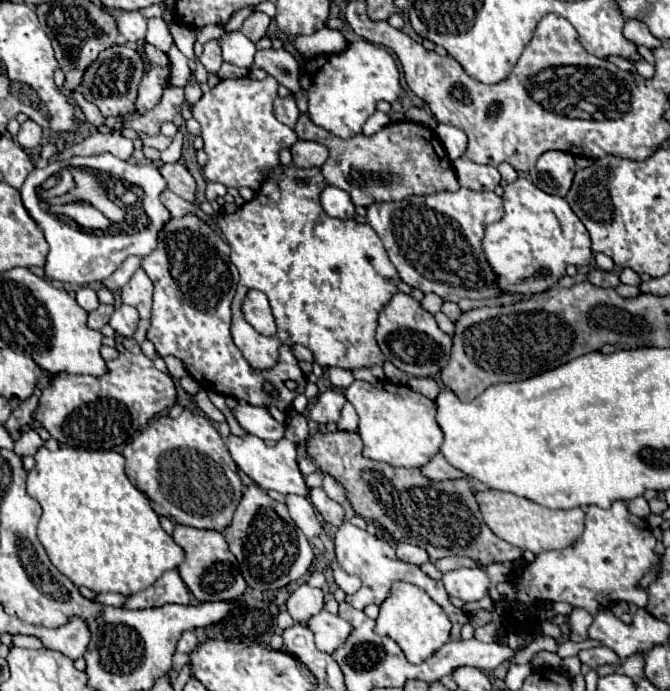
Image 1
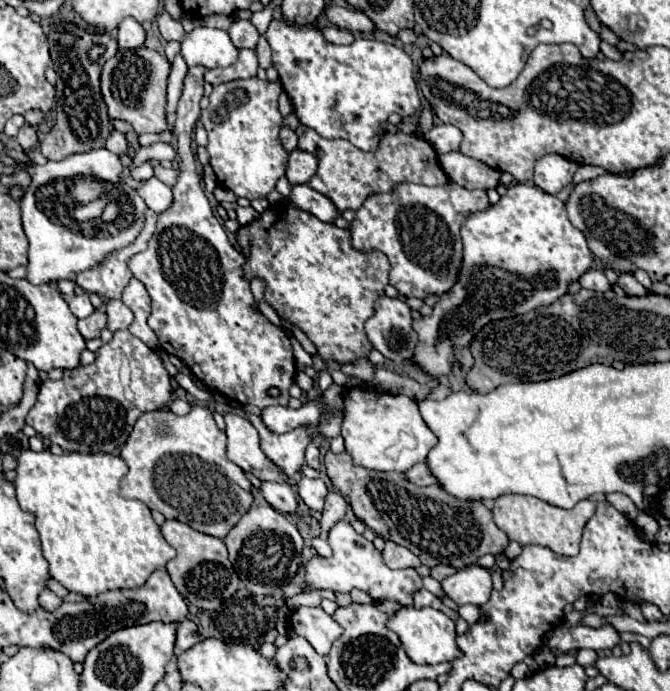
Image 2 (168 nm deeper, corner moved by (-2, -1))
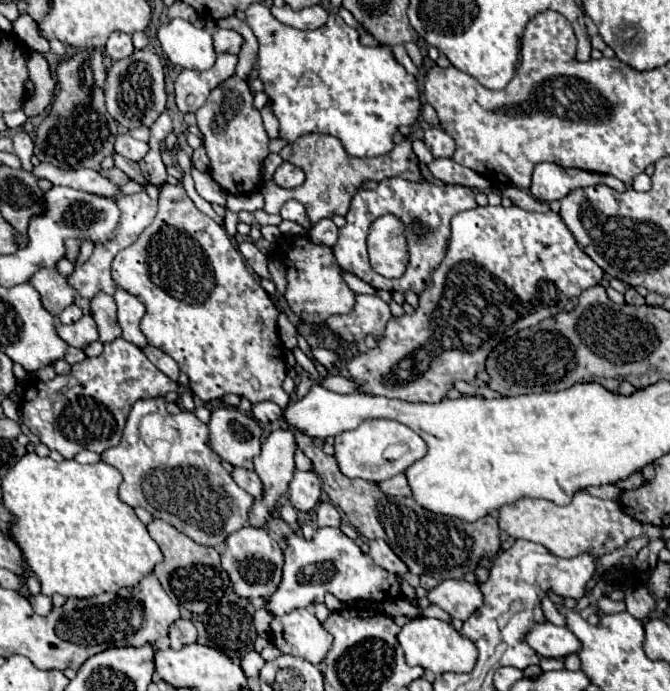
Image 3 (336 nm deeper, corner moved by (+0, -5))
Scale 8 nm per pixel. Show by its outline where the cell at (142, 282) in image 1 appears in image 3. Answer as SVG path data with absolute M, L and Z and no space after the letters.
M120 288L116 290L114 300L116 300L116 306L118 306L118 316L116 318L118 318L118 324L120 324L122 332L124 332L124 340L144 348L148 344L144 334L140 332L140 320L142 320L144 312L146 312L144 304L136 296L132 296L132 294L128 294L128 292L120 290Z

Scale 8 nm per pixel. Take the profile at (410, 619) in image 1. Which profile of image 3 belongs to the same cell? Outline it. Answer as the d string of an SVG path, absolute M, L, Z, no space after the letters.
M412 618L398 634L398 642L404 648L406 662L410 666L422 666L432 670L434 674L444 674L444 672L456 672L456 674L468 674L472 672L478 652L476 646L472 644L470 638L460 636L448 622L436 620L436 618Z

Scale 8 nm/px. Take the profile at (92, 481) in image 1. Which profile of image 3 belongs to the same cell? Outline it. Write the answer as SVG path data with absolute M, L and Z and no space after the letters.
M26 454L2 478L2 504L14 516L14 520L10 522L12 540L22 550L26 564L30 566L34 576L40 580L42 594L90 598L102 592L118 592L124 586L136 586L162 560L158 544L150 538L146 526L138 520L132 506L124 504L118 498L120 482L120 472L104 462L54 462L52 458L40 458L38 454Z

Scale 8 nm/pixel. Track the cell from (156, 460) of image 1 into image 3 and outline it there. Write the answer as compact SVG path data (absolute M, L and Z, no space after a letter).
M162 396L152 400L138 400L130 408L120 444L108 448L108 452L102 454L102 462L114 466L124 478L118 490L120 500L126 502L128 506L142 506L154 518L172 524L176 530L184 532L202 546L222 544L232 532L240 530L248 522L248 510L254 498L232 480L230 472L222 468L218 454L212 452L208 446L208 428L194 416L194 412L182 410L180 414L174 416L180 432L176 452L184 456L186 464L176 468L158 466L152 458L152 450L138 436L140 418L150 412L160 412L168 416L166 400Z

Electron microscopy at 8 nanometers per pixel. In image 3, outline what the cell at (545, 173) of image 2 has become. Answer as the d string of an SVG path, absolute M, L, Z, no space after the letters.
M542 162L534 168L530 194L540 202L550 204L554 200L562 200L574 188L584 188L590 184L606 184L616 192L626 190L626 186L614 176L594 174L586 170L576 170L576 168L562 168L552 162Z

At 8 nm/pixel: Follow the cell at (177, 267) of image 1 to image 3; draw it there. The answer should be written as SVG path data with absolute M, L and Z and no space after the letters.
M162 186L160 188L160 198L158 198L158 212L154 222L138 236L138 240L134 244L130 244L128 248L124 248L122 252L118 252L118 256L112 262L112 280L116 282L118 288L134 294L144 306L146 306L146 314L140 320L140 330L144 332L148 344L164 350L166 354L170 354L180 370L190 378L190 390L200 398L200 400L220 400L222 394L238 394L238 396L246 396L252 404L262 402L262 400L270 400L274 404L278 404L280 408L286 408L290 402L290 396L282 390L282 382L286 376L286 364L284 364L284 346L278 338L278 310L272 304L270 296L262 290L262 286L256 282L256 276L252 272L252 268L246 266L246 262L242 260L242 254L238 252L238 248L234 248L232 240L228 240L228 234L222 226L218 226L214 220L210 220L206 214L202 214L194 202L188 198L184 186Z

